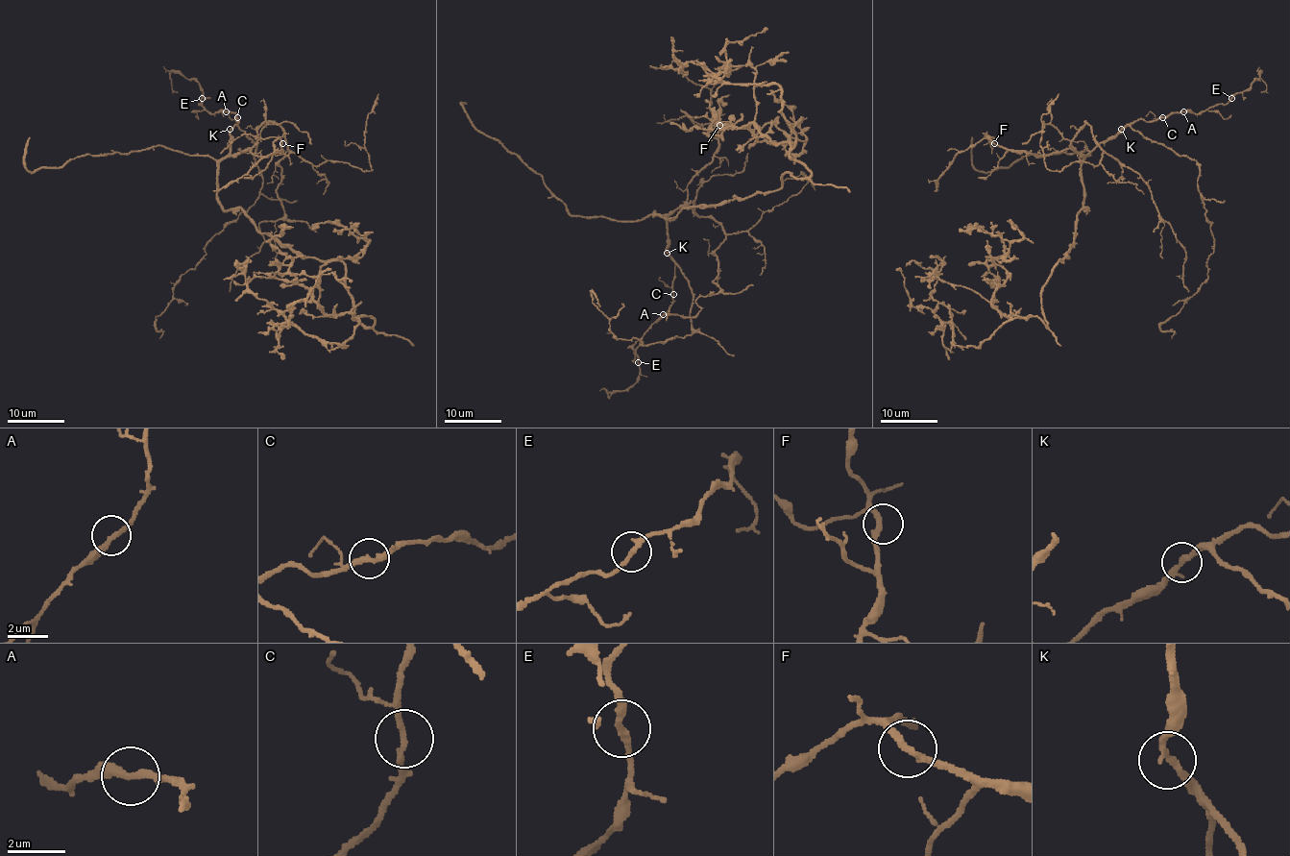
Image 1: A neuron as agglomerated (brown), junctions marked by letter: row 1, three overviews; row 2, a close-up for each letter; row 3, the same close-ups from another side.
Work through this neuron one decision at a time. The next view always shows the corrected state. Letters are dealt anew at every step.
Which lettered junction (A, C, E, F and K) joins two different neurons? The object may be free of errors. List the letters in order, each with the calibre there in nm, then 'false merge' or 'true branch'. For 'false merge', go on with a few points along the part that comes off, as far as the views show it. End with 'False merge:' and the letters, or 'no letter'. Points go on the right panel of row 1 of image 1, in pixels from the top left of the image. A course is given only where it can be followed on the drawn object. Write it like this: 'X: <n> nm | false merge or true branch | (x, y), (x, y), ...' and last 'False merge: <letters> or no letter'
A: 240 nm | true branch
C: 200 nm | true branch
E: 240 nm | true branch
F: 240 nm | true branch
K: 240 nm | true branch
False merge: no letter

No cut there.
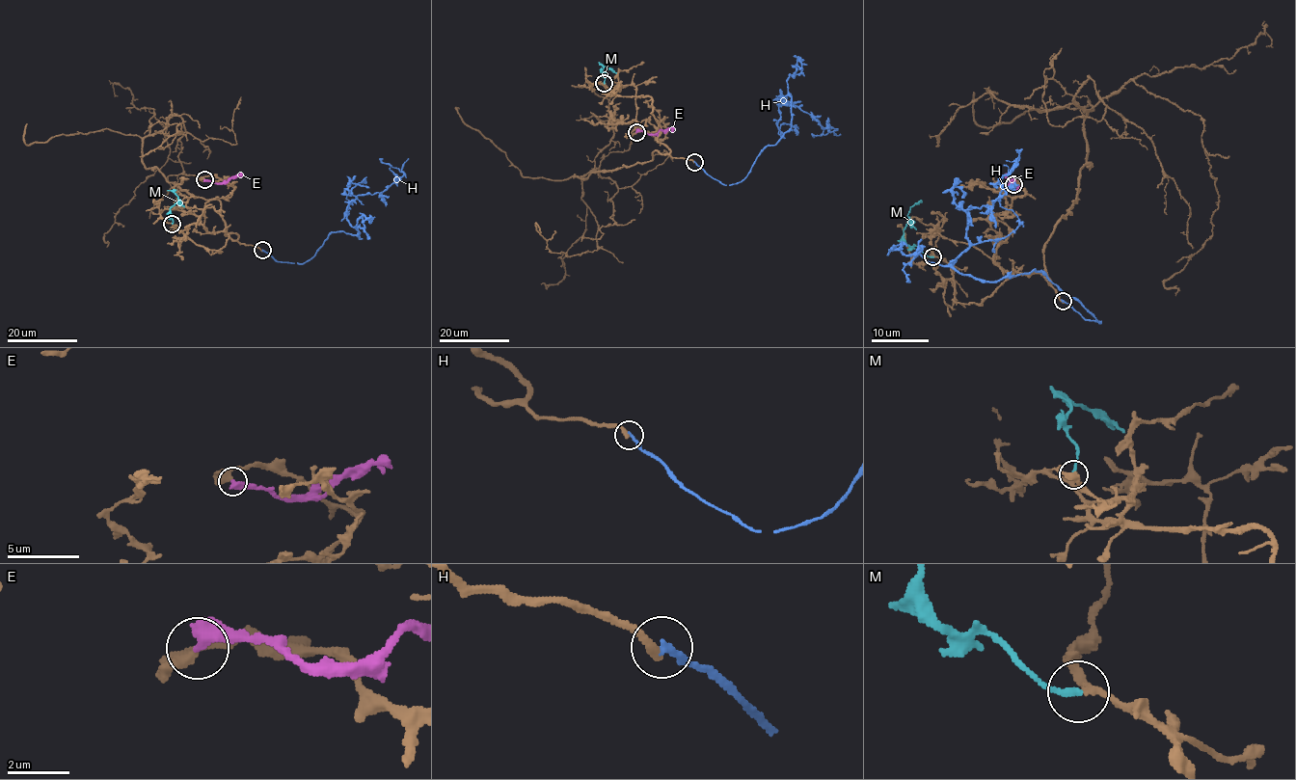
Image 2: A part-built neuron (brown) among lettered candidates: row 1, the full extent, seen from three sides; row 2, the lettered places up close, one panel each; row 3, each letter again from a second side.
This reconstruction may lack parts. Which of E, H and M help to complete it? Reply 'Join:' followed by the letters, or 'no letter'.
Join: M

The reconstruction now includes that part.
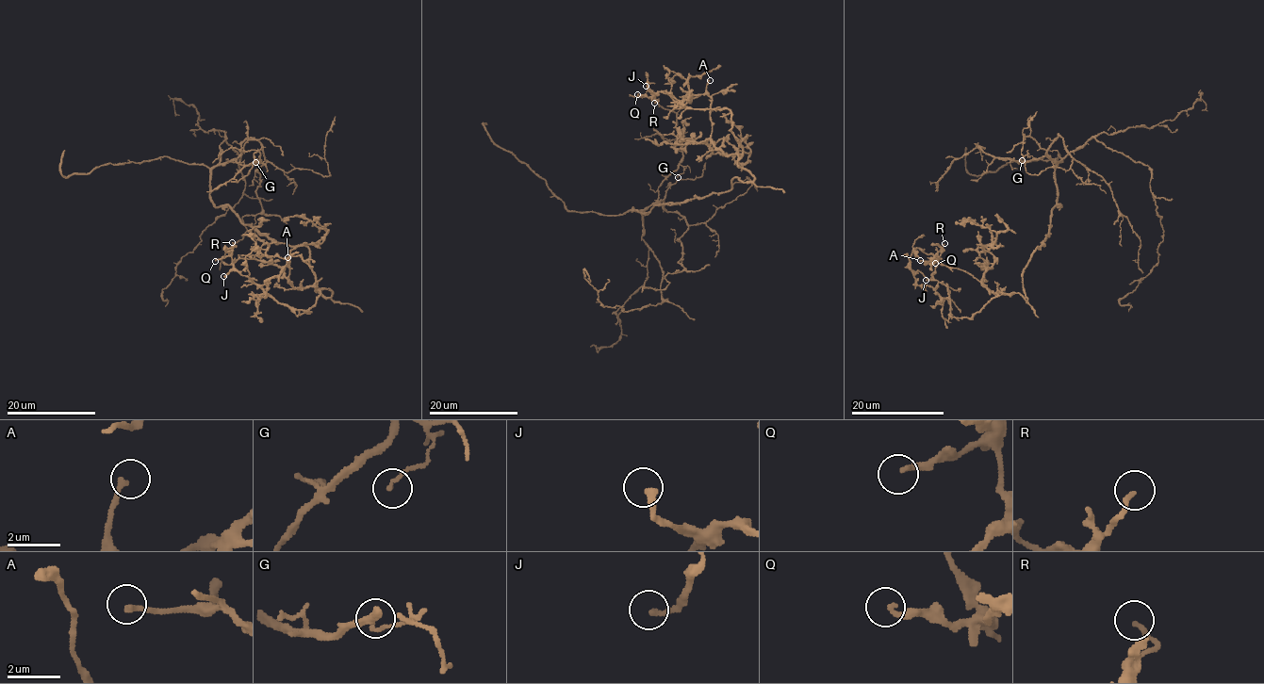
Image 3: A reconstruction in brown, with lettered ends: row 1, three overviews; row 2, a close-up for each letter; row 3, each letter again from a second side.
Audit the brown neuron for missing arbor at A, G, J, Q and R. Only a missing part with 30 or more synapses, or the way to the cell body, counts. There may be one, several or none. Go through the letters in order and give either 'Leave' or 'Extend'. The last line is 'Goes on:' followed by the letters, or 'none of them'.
A: Extend
G: Leave
J: Leave
Q: Leave
R: Leave
Goes on: A

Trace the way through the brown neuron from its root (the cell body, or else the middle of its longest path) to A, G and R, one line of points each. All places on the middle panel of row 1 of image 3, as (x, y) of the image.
A: (661, 204), (727, 192), (735, 177), (754, 179), (737, 164), (735, 154), (725, 154), (711, 138), (710, 80)
G: (661, 204), (647, 212), (632, 210), (651, 205), (658, 187), (681, 165), (684, 170), (678, 177)
R: (661, 204), (754, 178), (737, 164), (742, 146), (728, 108), (679, 107), (661, 92), (654, 103)

